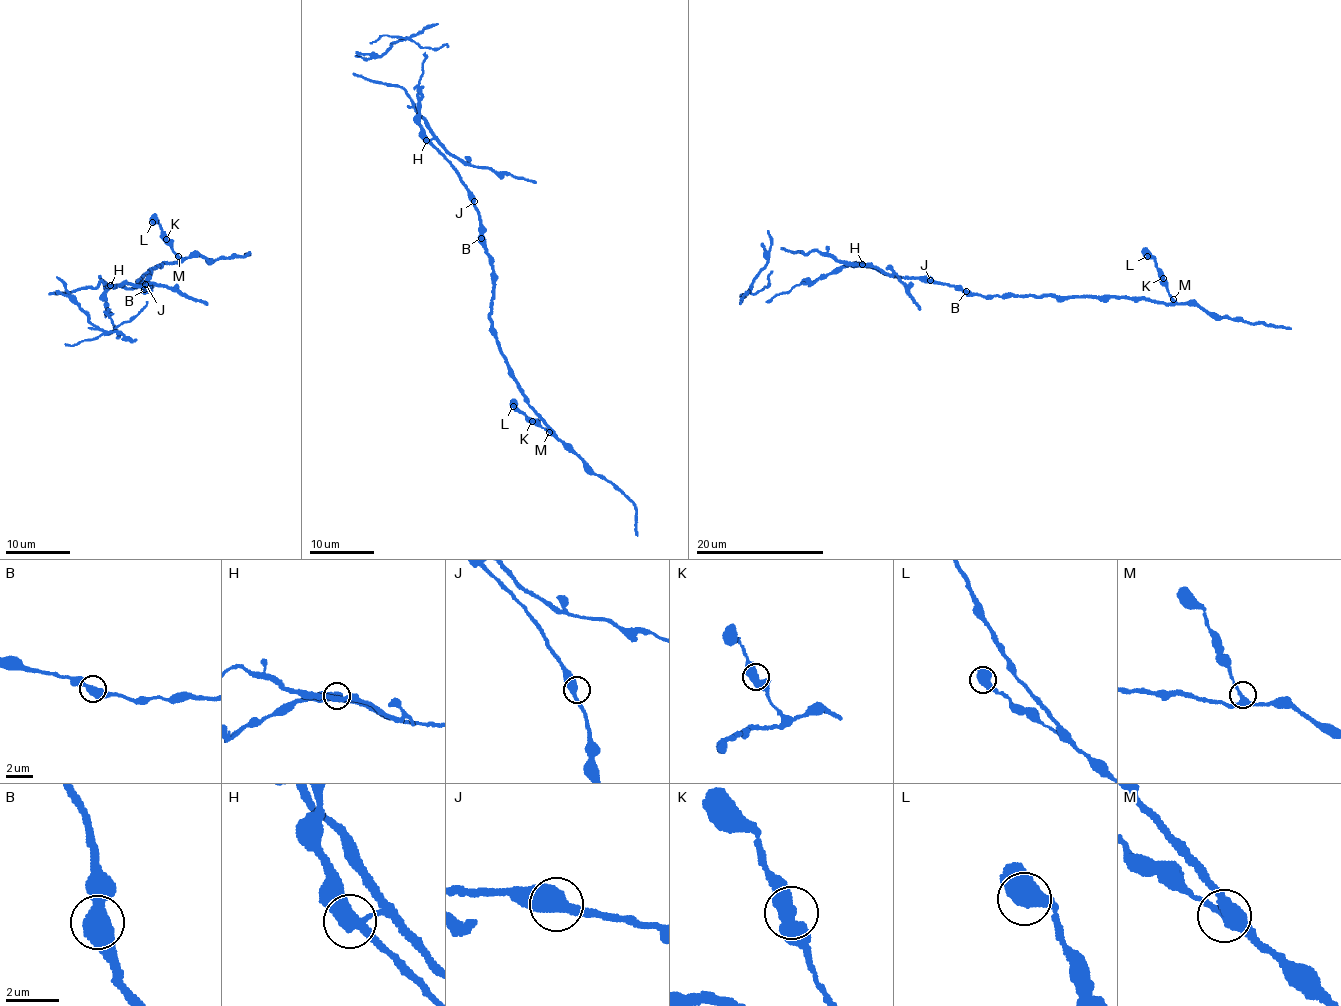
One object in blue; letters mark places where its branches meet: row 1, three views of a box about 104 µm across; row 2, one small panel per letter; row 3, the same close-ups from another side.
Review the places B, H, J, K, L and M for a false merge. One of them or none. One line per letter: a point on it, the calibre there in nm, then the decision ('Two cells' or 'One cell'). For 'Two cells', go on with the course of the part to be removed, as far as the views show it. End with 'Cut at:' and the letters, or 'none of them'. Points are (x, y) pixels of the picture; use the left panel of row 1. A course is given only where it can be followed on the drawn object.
B: Place: (144, 289). Thickness 550 nm. One cell
H: Place: (110, 285). Thickness 420 nm. Two cells
J: Place: (145, 284). Thickness 600 nm. One cell
K: Place: (166, 239). Thickness 550 nm. One cell
L: Place: (152, 222). Thickness 500 nm. One cell
M: Place: (178, 256). Thickness 340 nm. One cell
Cut at: H

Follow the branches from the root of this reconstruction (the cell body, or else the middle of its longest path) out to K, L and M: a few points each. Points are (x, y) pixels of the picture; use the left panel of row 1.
K: (148, 290), (150, 287), (137, 279), (148, 270), (179, 259), (166, 239)
L: (148, 290), (150, 287), (137, 279), (148, 270), (179, 259), (160, 225), (152, 222)
M: (148, 290), (150, 287), (137, 279), (148, 270), (177, 261), (178, 256)

